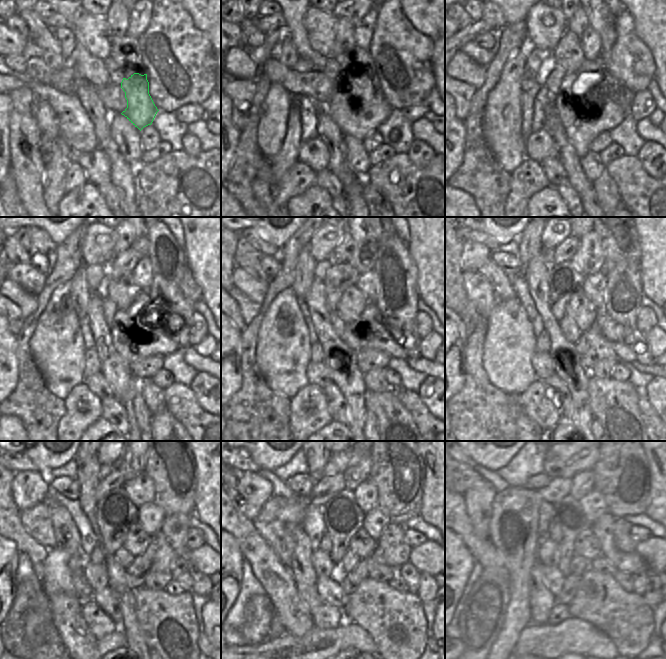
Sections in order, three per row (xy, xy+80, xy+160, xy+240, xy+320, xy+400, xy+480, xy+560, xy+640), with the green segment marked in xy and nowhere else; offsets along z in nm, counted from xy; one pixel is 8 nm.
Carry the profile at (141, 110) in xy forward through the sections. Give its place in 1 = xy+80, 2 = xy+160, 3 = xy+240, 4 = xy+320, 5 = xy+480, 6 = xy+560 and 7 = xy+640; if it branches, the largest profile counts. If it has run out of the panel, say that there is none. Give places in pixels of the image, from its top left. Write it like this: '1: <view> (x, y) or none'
1: xy+80 (358, 113)
2: xy+160 (602, 113)
3: xy+240 (134, 349)
4: xy+320 (354, 341)
5: xy+480 (179, 573)
6: xy+560 (410, 575)
7: xy+640 (640, 579)

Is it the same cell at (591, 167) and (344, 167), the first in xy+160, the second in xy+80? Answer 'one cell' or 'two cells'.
two cells

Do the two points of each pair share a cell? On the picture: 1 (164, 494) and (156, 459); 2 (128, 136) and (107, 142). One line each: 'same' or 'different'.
1: same
2: different

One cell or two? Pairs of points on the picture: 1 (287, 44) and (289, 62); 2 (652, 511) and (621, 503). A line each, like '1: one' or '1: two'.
1: one
2: two

